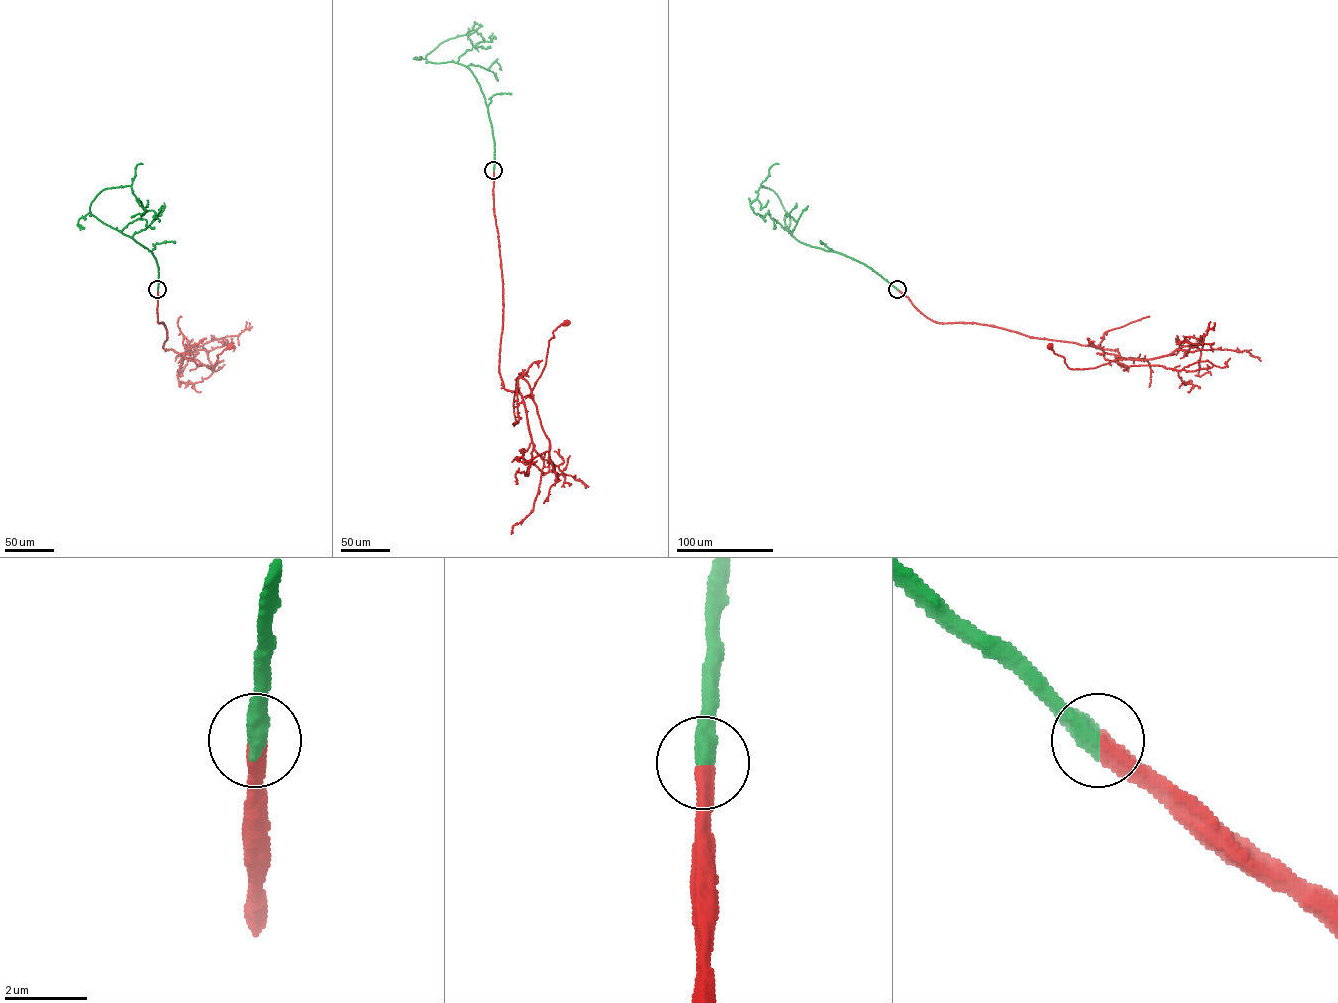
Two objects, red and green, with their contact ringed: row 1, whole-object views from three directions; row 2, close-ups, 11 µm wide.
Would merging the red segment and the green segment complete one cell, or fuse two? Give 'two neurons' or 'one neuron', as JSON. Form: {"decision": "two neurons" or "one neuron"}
{"decision": "one neuron"}

